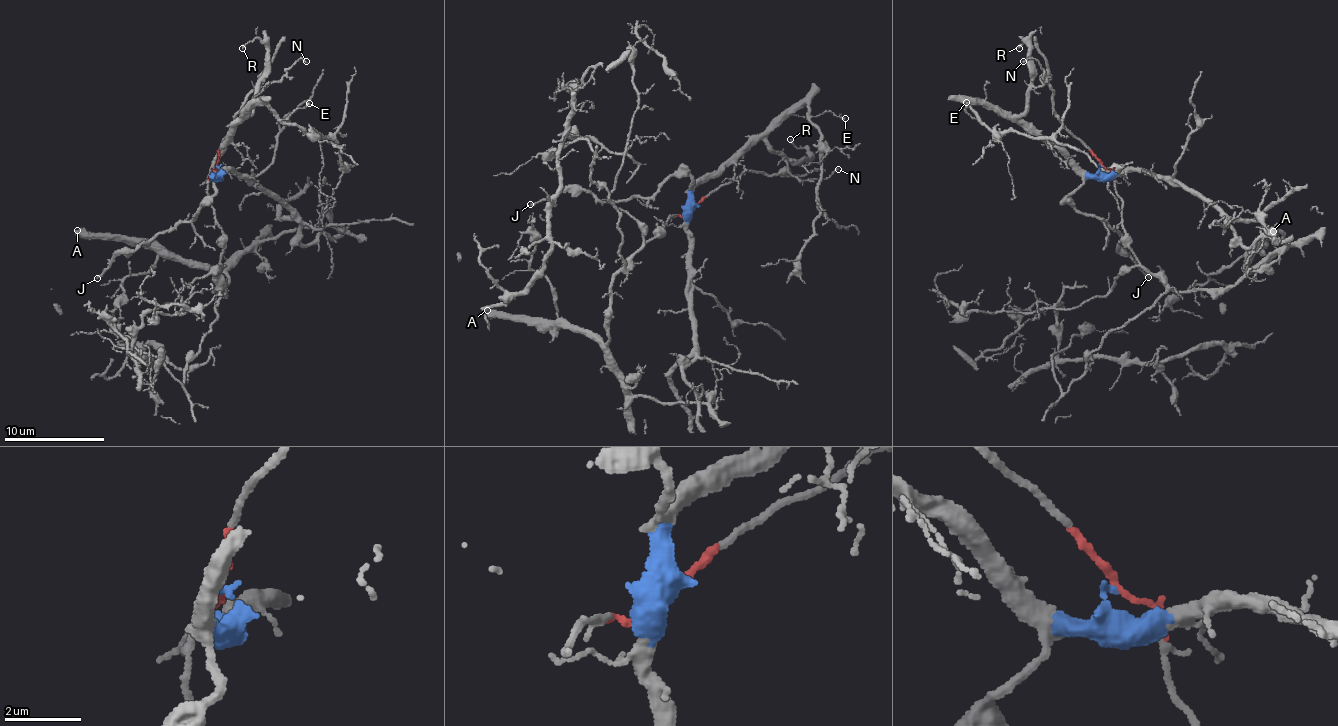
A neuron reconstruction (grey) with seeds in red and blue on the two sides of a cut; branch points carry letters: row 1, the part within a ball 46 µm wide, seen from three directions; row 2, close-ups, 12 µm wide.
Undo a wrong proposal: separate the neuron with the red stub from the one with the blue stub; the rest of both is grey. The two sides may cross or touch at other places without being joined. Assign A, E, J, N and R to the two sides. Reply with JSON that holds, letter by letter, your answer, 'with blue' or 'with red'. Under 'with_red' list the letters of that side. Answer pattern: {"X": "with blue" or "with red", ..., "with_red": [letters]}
{"A": "with red", "E": "with blue", "J": "with blue", "N": "with blue", "R": "with blue", "with_red": ["A"]}

